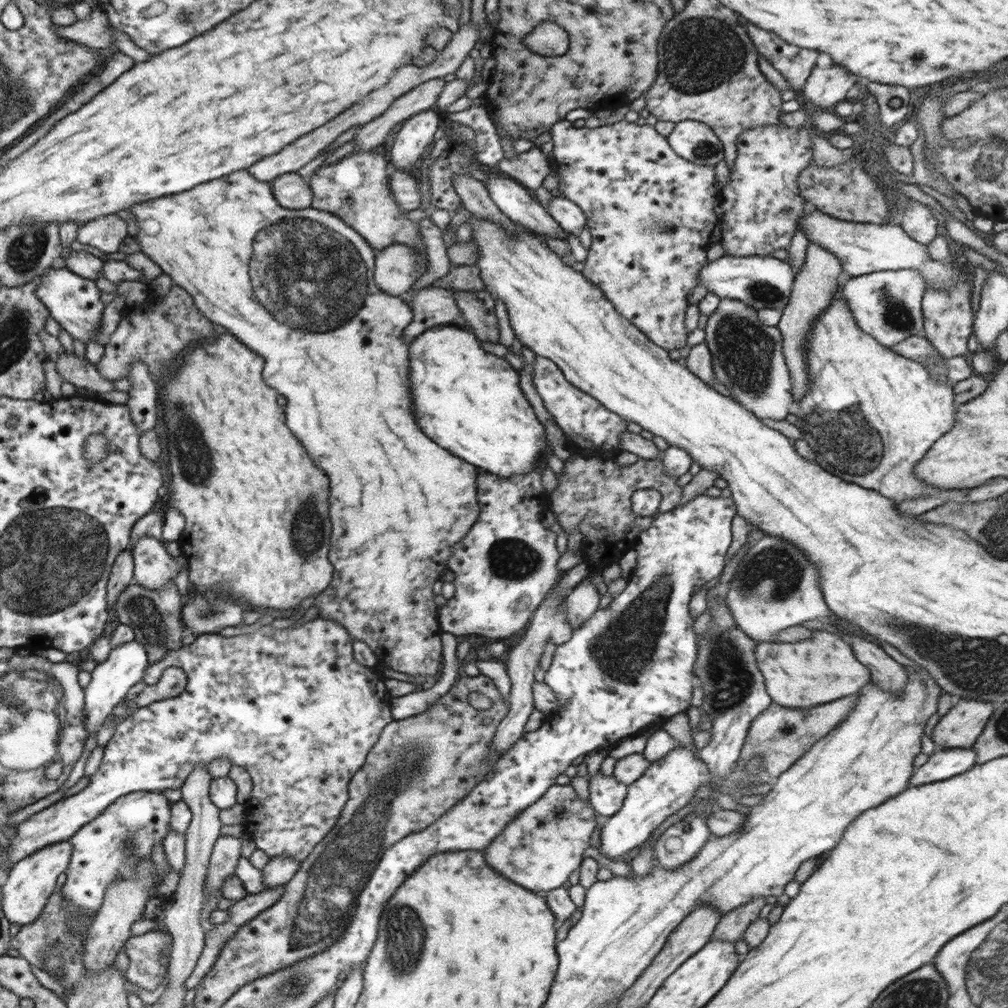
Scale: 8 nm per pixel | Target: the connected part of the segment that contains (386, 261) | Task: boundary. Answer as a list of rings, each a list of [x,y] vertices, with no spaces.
[[[392,243],[375,252],[373,280],[378,289],[389,295],[398,297],[408,292],[424,272],[417,252],[408,245]]]

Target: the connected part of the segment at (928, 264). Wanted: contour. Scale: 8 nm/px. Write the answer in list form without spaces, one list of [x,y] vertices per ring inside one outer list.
[[[810,208],[800,217],[796,228],[802,229],[809,241],[814,241],[826,250],[832,251],[840,259],[843,268],[840,284],[845,283],[849,277],[861,274],[902,269],[917,270],[925,280],[927,288],[943,290],[951,288],[960,281],[959,270],[948,263],[951,259],[933,260],[928,255],[927,247],[908,236],[898,225],[880,226],[872,223],[844,222],[827,216],[816,208]]]

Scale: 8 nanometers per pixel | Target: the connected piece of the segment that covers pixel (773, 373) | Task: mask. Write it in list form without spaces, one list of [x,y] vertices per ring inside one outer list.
[[[721,298],[716,310],[709,314],[705,332],[705,345],[710,349],[713,371],[716,381],[732,390],[737,401],[751,410],[759,419],[772,418],[784,421],[791,418],[793,398],[792,383],[786,365],[786,359],[781,353],[782,338],[777,327],[766,326],[757,315],[757,310],[741,300]]]

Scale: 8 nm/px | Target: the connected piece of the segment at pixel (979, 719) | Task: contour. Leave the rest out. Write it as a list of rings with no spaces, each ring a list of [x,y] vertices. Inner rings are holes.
[[[961,699],[934,727],[931,739],[936,744],[936,748],[971,748],[976,739],[982,734],[984,726],[990,720],[995,707],[992,702]]]

